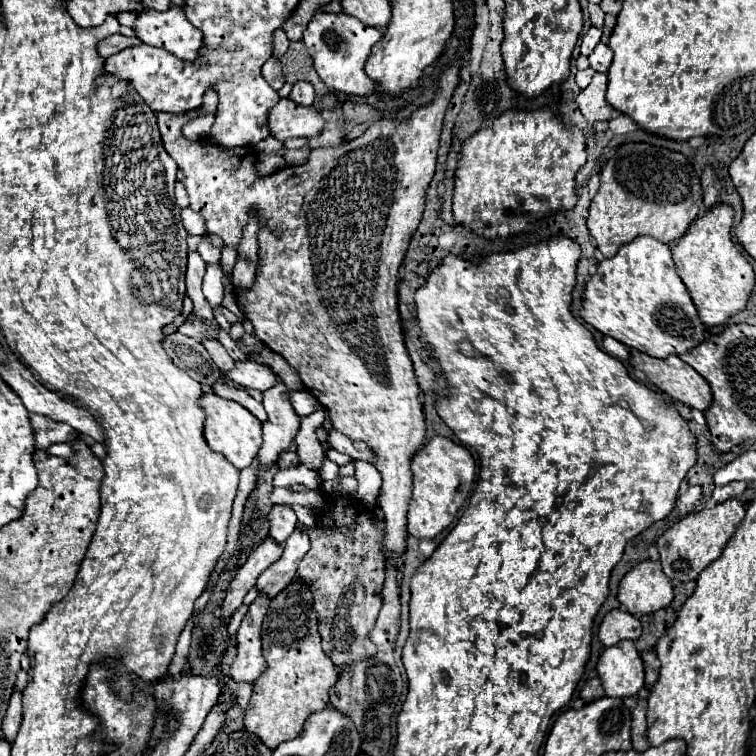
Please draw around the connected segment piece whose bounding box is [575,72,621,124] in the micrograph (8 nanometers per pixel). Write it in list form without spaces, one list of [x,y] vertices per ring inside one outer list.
[[[597,72],[593,76],[591,84],[585,90],[581,90],[581,94],[575,100],[589,124],[593,124],[597,120],[613,120],[613,118],[621,116],[621,112],[617,108],[609,106],[609,102],[605,100],[605,90],[607,90],[607,74]]]

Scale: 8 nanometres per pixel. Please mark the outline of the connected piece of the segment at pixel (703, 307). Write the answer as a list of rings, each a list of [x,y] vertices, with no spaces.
[[[715,204],[711,210],[705,210],[703,216],[693,220],[689,230],[673,248],[677,274],[689,290],[701,322],[707,326],[725,324],[733,314],[743,310],[751,290],[755,288],[753,268],[731,238],[733,214],[735,210],[729,204]]]

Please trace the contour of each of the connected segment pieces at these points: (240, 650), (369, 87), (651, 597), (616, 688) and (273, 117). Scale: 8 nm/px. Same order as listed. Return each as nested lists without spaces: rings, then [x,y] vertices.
[[[259,594],[237,630],[237,656],[231,664],[231,678],[235,682],[253,682],[263,666],[265,658],[261,654],[261,622],[269,608],[267,594]]]
[[[317,12],[307,24],[307,30],[303,32],[303,42],[315,62],[315,70],[319,78],[323,80],[323,84],[331,92],[343,92],[343,94],[353,94],[353,96],[357,94],[365,96],[379,88],[379,84],[373,82],[363,70],[365,60],[371,52],[371,46],[379,38],[381,38],[381,32],[377,28],[365,26],[363,22],[359,22],[357,18],[345,12],[339,12],[339,14]]]
[[[645,560],[623,576],[617,598],[621,606],[635,616],[651,614],[669,606],[673,600],[673,584],[663,574],[659,562]]]
[[[631,640],[605,648],[595,670],[605,696],[635,696],[637,690],[643,688],[643,662]]]
[[[289,98],[279,100],[275,110],[269,114],[269,130],[271,136],[285,142],[287,138],[313,138],[323,130],[323,116],[317,108],[299,106]]]

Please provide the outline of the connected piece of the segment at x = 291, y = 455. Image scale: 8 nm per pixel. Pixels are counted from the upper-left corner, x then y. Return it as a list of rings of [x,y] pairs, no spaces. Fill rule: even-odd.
[[[295,450],[283,452],[283,454],[279,456],[279,460],[277,460],[277,466],[279,466],[279,468],[291,468],[291,466],[297,466],[297,464],[299,464],[299,456],[297,456]]]

